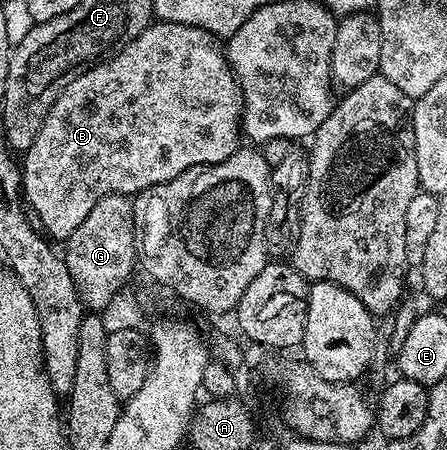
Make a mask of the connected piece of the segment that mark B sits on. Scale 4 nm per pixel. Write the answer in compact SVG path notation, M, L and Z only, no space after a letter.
M155 20L144 31L140 31L136 39L123 45L109 59L95 65L84 75L72 79L72 83L64 87L64 91L58 96L56 103L52 103L48 115L42 120L40 131L36 131L36 139L32 139L32 143L25 149L23 157L26 158L21 158L22 196L33 220L40 226L41 232L50 239L55 239L54 237L65 239L72 235L72 231L76 231L76 227L80 227L80 223L84 223L88 211L92 211L92 207L96 207L96 203L102 197L113 193L137 195L148 187L159 185L168 179L176 179L176 175L180 175L186 169L197 165L215 165L228 160L240 148L238 137L240 138L241 128L242 92L238 81L234 78L234 72L230 69L230 64L226 62L226 55L219 38L213 37L201 27Z

